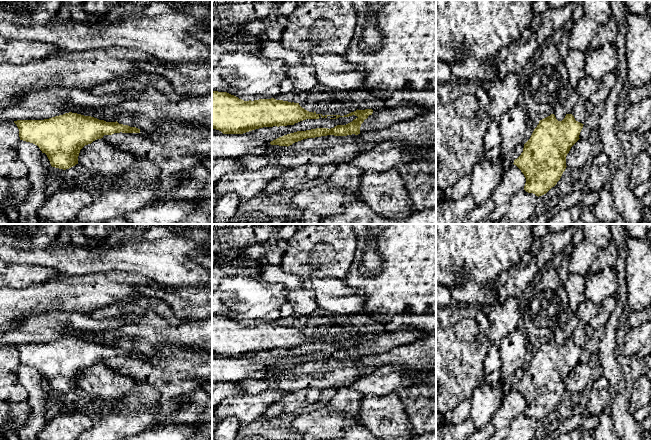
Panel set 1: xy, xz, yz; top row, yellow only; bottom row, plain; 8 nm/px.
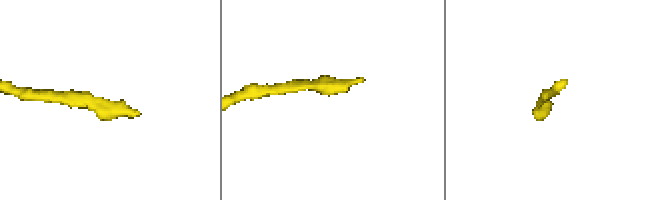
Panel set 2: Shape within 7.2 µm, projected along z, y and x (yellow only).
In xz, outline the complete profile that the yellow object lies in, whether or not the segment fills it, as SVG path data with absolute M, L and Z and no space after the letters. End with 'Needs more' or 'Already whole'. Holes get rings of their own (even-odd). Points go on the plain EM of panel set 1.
M212 315L212 352L223 358L243 358L255 353L273 350L294 349L306 343L327 342L337 343L355 339L357 342L346 349L334 352L316 352L297 355L279 361L270 366L271 369L290 370L295 366L307 362L327 359L347 360L360 357L378 355L388 352L392 348L411 343L429 335L423 329L404 325L395 331L379 333L356 334L347 339L325 339L309 336L299 327L283 324L259 323L244 325L227 316Z. Needs more

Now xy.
M72 336L44 344L17 344L14 347L19 353L20 364L37 369L47 379L52 391L63 394L78 388L80 374L104 359L122 356L149 360L149 354Z. Needs more

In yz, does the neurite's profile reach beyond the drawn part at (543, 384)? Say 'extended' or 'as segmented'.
as segmented

